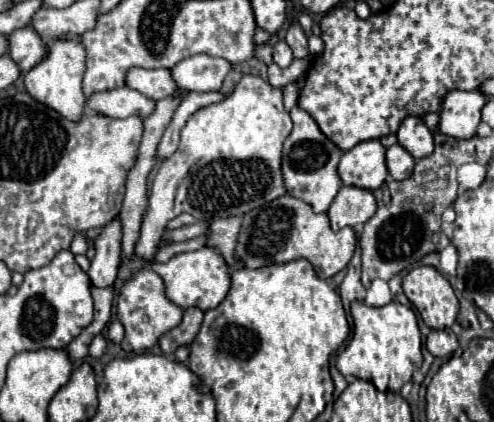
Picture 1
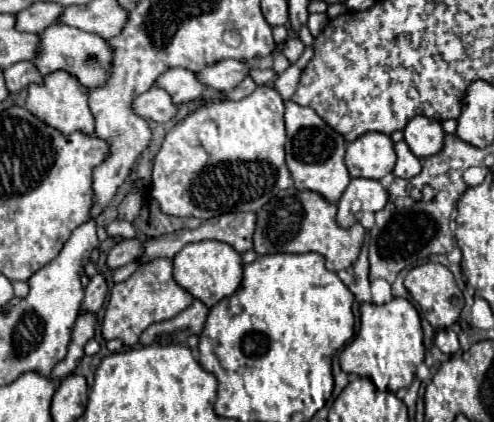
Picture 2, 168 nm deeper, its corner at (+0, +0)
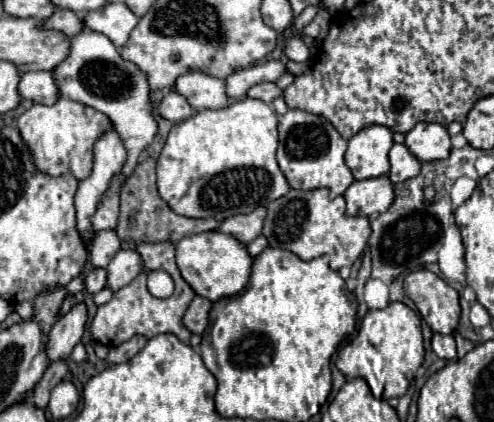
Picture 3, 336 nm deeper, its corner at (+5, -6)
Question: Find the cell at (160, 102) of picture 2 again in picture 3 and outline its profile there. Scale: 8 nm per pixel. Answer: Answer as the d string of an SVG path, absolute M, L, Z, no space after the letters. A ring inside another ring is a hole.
M172 91L172 93L168 93L168 95L162 99L162 103L160 103L160 107L158 107L158 113L160 113L162 117L170 119L170 121L184 121L184 119L192 117L196 111L192 109L192 105L186 101L184 95Z

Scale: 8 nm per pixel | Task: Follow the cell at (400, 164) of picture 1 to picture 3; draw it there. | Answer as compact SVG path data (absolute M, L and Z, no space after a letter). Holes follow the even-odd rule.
M394 143L390 149L390 181L402 183L404 179L412 179L420 173L420 161L408 151L404 143Z

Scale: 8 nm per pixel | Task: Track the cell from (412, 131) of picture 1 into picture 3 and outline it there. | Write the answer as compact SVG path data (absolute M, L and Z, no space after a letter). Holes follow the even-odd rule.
M418 123L412 131L406 133L406 147L420 161L446 159L450 155L452 143L448 129L440 123Z

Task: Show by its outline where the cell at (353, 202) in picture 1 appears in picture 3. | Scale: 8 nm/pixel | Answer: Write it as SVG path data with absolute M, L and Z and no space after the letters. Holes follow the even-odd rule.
M388 175L354 181L344 199L348 203L348 215L372 215L384 213L394 203L394 185Z

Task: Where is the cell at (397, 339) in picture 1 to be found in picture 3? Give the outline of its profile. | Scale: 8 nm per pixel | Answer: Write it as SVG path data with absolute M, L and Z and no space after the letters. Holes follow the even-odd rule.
M390 303L386 309L368 311L362 319L358 335L340 349L336 367L346 377L362 377L376 399L402 397L414 379L416 369L424 361L424 339L420 317L404 303Z

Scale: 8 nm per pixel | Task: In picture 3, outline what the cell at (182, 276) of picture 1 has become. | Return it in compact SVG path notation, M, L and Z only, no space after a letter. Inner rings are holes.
M204 231L196 235L184 237L176 245L176 263L186 279L186 283L198 293L210 299L212 303L240 293L250 277L250 267L252 267L252 257L242 241L238 241L232 235L220 233L220 231Z

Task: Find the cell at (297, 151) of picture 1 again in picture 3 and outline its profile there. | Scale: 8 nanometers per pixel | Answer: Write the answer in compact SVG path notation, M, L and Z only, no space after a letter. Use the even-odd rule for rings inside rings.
M288 109L288 113L282 115L278 121L278 135L278 165L292 189L310 191L318 187L328 187L332 191L332 197L336 197L344 195L344 191L354 183L354 175L344 163L348 141L342 139L342 135L328 119L302 109Z

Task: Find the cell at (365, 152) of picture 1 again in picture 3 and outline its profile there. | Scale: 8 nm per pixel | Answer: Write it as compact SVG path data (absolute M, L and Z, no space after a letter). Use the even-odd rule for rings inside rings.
M370 125L360 129L350 141L346 163L356 179L380 177L390 171L388 151L394 145L392 129L384 125Z

